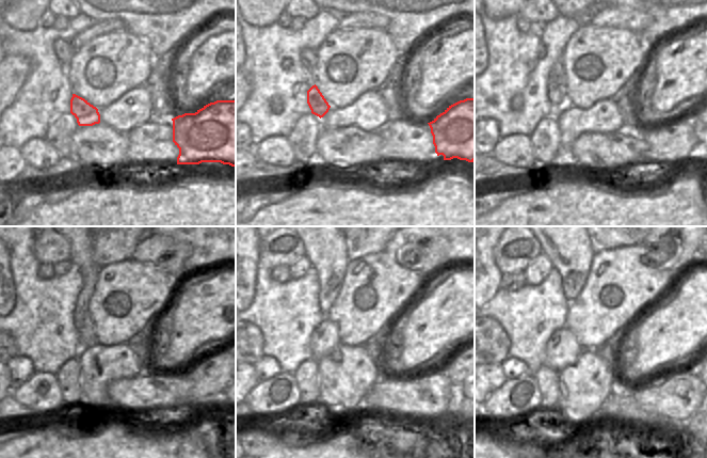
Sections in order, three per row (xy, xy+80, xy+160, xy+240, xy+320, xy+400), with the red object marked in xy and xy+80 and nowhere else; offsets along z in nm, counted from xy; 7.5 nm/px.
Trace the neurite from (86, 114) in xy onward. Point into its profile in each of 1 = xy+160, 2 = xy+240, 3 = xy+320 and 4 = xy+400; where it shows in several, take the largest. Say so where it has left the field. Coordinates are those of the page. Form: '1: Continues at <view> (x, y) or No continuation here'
1: Continues at xy+160 (557, 89)
2: Continues at xy+240 (81, 251)
3: Continues at xy+320 (325, 248)
4: Continues at xy+400 (568, 248)

